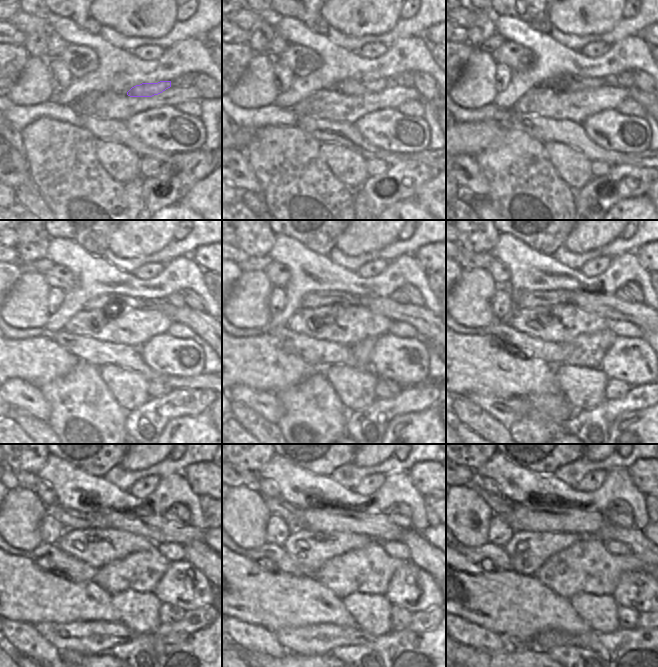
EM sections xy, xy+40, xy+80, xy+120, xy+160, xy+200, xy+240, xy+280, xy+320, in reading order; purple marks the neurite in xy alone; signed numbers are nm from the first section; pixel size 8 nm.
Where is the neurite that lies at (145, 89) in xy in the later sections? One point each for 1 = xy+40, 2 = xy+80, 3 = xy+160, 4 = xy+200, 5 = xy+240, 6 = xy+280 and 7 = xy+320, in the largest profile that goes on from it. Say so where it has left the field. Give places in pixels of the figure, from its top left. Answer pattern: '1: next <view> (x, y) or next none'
1: next xy+40 (349, 86)
2: next xy+80 (564, 84)
3: next xy+160 (316, 299)
4: next xy+200 (530, 299)
5: next xy+240 (70, 519)
6: next xy+280 (289, 513)
7: next xy+320 (499, 505)

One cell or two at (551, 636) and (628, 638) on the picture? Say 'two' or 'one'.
one

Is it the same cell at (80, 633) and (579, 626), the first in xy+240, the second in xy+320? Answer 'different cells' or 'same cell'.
different cells

